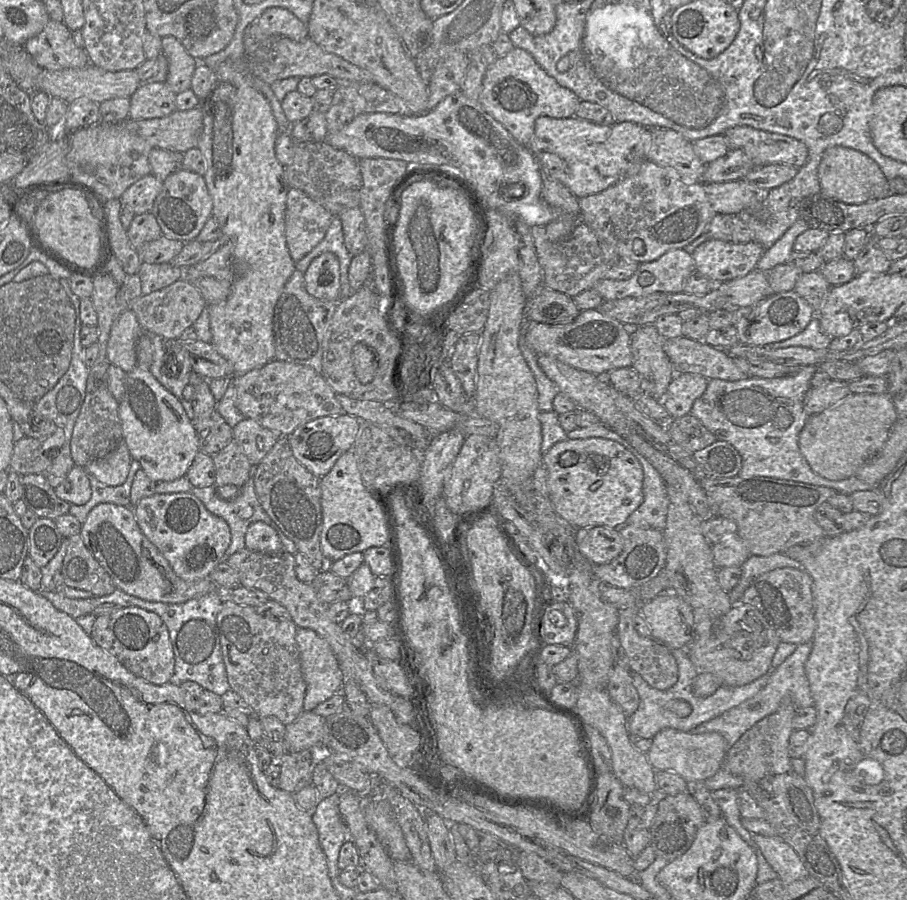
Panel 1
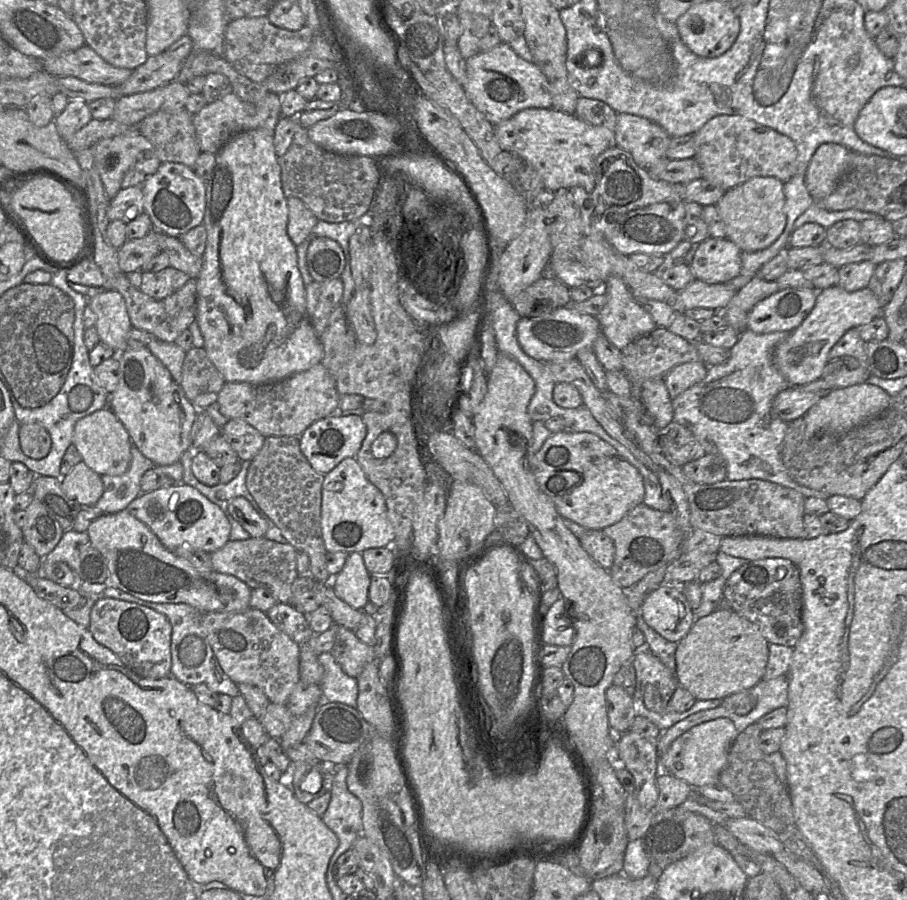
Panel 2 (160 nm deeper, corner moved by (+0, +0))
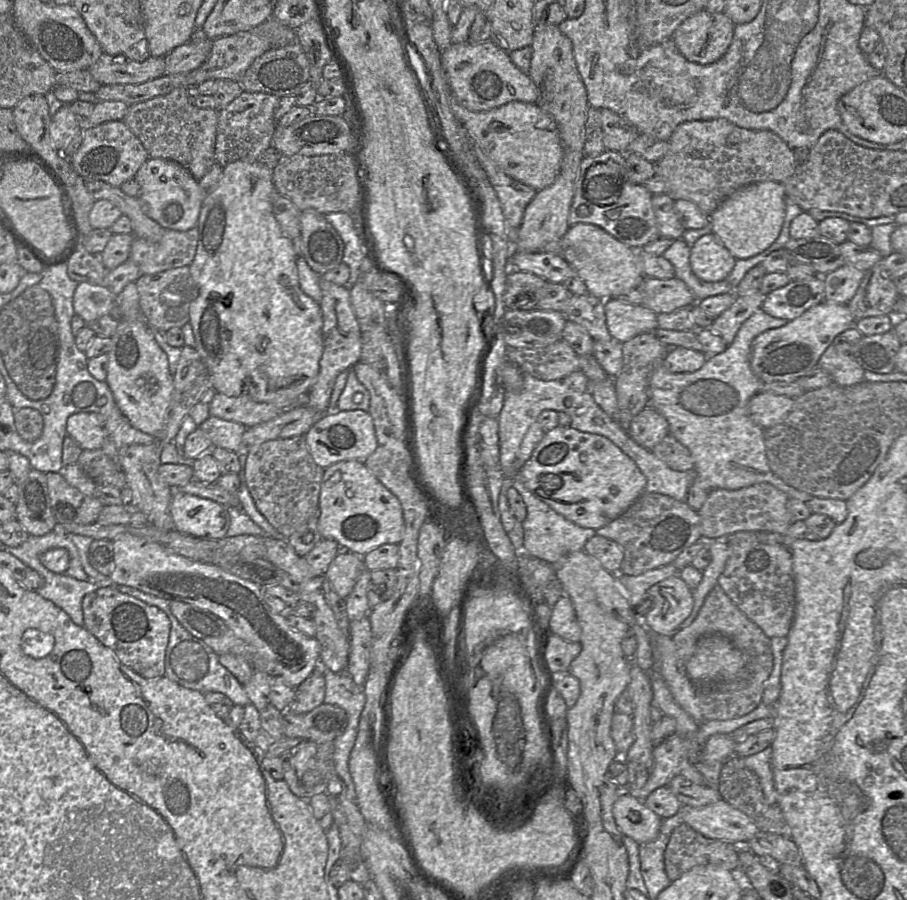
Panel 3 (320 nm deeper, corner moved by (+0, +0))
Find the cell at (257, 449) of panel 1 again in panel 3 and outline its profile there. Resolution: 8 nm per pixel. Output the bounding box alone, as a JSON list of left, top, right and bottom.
[198,417,250,457]

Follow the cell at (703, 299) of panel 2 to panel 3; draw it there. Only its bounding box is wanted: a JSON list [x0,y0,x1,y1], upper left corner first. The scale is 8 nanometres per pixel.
[638,277,696,313]

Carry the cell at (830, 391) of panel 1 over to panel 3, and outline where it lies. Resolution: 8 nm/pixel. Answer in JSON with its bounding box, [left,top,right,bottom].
[747,391,793,430]

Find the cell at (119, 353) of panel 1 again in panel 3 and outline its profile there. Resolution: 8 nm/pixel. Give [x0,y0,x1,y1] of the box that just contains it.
[73,282,116,323]

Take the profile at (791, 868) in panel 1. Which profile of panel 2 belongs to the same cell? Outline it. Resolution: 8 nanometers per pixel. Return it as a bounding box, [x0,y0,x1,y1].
[724,817,785,855]

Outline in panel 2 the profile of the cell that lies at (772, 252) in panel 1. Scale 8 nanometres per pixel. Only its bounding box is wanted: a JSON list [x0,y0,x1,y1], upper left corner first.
[793,203,882,230]

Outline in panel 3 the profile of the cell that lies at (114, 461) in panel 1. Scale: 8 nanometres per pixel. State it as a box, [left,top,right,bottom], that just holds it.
[67,413,106,450]

